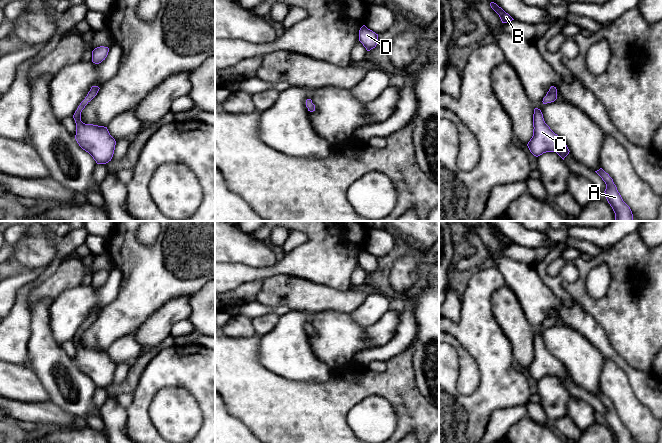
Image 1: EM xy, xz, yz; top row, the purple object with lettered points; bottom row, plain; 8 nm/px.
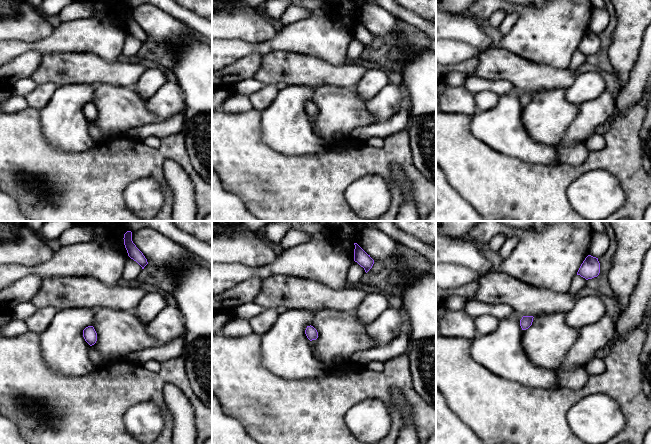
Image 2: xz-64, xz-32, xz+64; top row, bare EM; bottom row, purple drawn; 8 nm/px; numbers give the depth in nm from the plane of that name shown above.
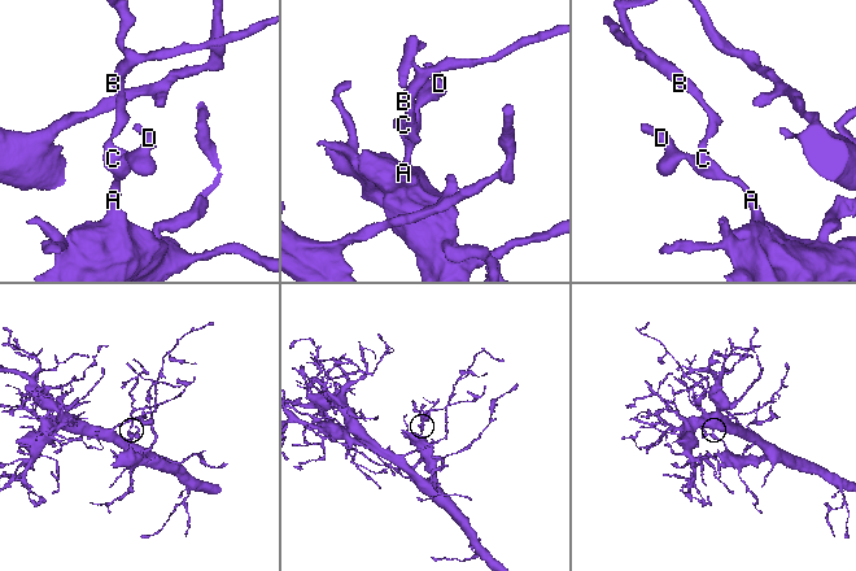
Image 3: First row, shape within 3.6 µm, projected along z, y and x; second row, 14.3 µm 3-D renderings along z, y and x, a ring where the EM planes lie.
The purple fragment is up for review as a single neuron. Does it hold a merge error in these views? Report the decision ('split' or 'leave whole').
leave whole

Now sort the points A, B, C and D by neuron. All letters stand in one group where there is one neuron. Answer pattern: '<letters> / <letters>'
A B C D

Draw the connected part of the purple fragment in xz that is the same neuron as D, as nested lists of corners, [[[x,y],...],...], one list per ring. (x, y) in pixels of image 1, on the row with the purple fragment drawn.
[[[363,25],[359,30],[359,41],[367,51],[375,48],[378,42],[378,34]]]

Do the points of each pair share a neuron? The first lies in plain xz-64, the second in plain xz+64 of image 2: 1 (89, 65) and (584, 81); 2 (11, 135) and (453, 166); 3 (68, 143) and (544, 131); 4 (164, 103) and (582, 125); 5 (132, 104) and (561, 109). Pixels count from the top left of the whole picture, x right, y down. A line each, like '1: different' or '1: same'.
1: different
2: same
3: different
4: same
5: same

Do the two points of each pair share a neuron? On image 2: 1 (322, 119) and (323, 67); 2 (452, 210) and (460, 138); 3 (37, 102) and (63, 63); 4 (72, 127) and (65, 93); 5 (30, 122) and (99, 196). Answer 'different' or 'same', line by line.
1: different
2: different
3: different
4: same
5: same

